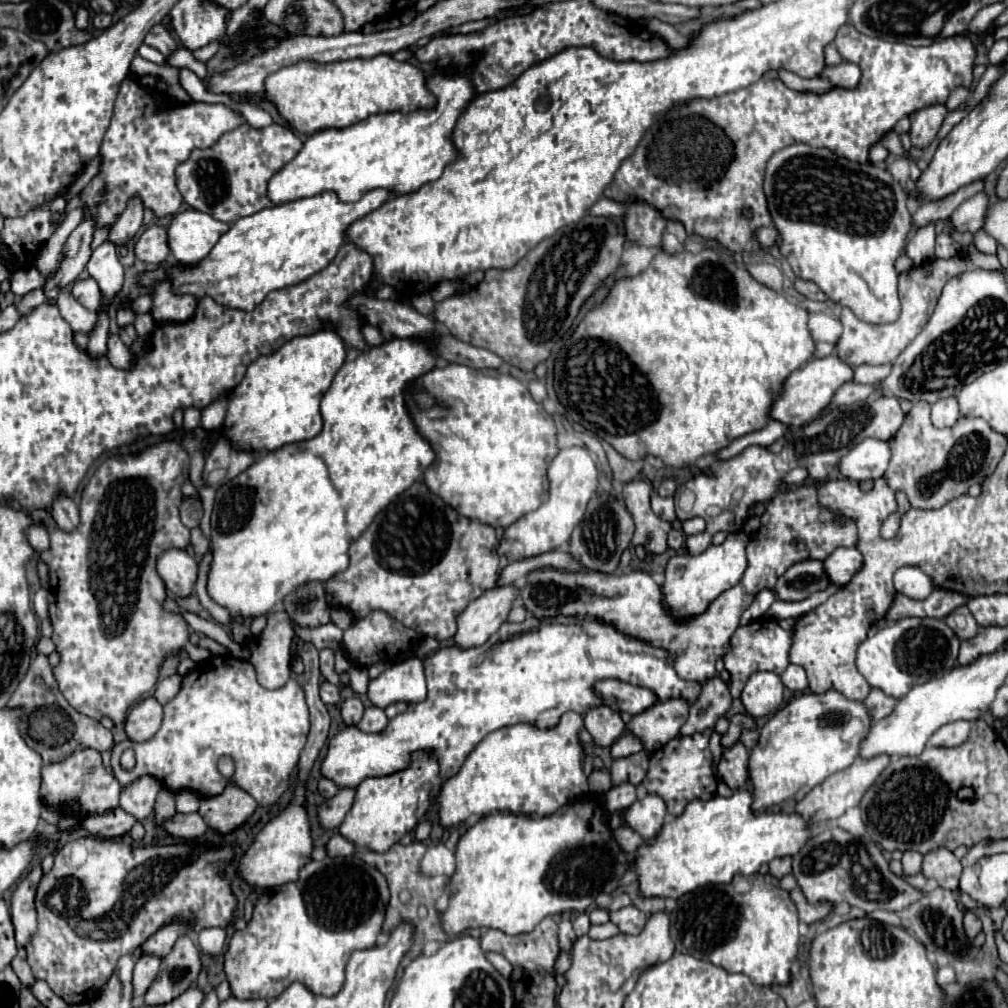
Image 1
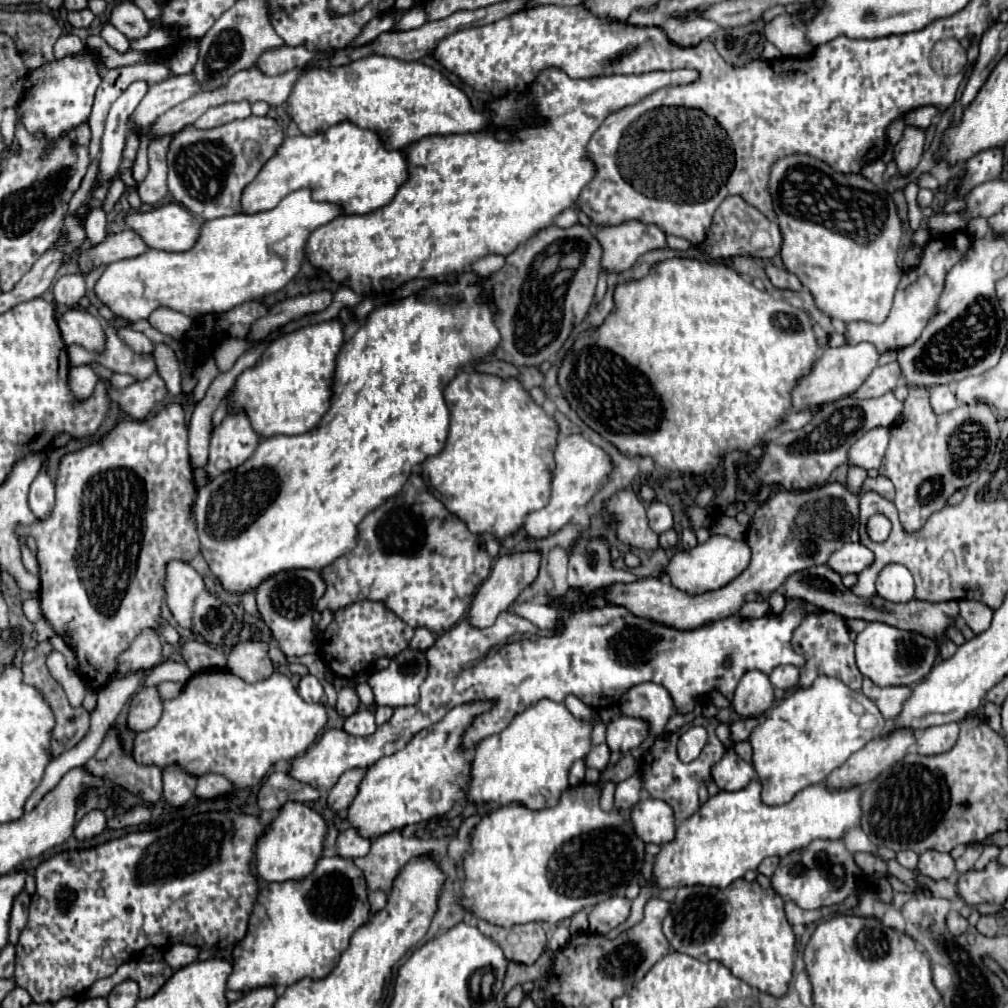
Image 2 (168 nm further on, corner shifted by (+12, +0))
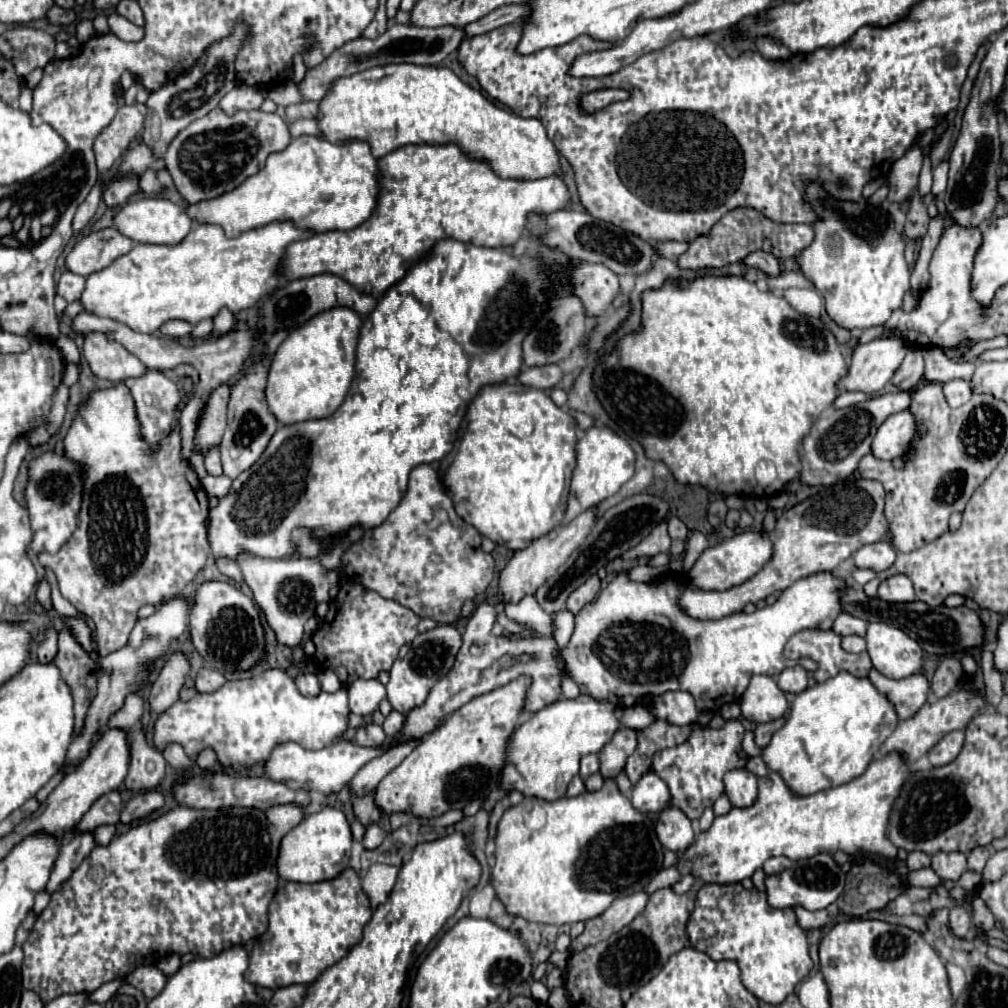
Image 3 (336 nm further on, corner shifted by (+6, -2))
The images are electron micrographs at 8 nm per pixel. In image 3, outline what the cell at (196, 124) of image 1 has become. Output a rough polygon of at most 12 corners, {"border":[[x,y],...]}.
{"border":[[235,86],[219,108],[233,116],[241,110],[259,110],[259,88]]}

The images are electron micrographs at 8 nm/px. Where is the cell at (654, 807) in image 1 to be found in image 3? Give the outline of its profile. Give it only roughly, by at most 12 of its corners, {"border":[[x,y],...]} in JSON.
{"border":[[675,806],[657,814],[659,842],[677,854],[695,840],[689,818]]}

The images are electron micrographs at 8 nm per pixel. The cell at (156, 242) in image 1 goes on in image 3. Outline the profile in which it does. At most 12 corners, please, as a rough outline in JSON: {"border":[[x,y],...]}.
{"border":[[117,228],[91,232],[67,256],[73,274],[91,276],[135,242]]}

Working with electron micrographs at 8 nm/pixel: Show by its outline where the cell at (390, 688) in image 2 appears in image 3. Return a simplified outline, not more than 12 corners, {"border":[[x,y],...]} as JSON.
{"border":[[455,626],[417,634],[393,662],[387,700],[407,714],[425,702],[461,646]]}

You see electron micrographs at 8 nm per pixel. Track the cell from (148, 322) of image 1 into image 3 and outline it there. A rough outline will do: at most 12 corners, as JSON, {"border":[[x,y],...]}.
{"border":[[291,220],[199,224],[87,278],[87,312],[143,334],[279,288]]}

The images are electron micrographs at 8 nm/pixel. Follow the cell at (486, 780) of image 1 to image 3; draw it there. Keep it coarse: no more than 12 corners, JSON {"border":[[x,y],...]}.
{"border":[[585,694],[511,734],[501,788],[563,798],[621,710]]}

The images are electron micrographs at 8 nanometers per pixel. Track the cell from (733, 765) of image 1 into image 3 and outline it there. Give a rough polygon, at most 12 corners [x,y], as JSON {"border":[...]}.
{"border":[[745,768],[723,778],[733,806],[751,806],[757,798],[757,776]]}

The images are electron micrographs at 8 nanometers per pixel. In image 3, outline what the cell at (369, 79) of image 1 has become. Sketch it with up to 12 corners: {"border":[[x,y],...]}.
{"border":[[449,68],[337,78],[319,130],[453,144],[501,178],[561,172],[535,118],[497,108]]}

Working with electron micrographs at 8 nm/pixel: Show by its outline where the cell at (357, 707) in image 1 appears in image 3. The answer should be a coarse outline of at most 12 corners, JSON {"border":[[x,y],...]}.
{"border":[[377,680],[347,686],[349,710],[369,716],[385,698]]}

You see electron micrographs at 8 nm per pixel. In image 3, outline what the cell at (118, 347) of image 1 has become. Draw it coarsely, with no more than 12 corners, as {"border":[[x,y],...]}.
{"border":[[123,382],[65,436],[73,536],[39,562],[99,656],[209,558],[179,420],[157,448]]}

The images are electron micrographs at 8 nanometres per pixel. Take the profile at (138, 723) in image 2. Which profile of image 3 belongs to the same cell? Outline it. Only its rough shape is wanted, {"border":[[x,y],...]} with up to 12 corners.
{"border":[[173,654],[149,690],[151,712],[179,700],[189,664]]}

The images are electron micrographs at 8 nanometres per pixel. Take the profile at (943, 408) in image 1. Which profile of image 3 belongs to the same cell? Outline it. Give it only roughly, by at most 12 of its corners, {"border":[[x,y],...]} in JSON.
{"border":[[965,380],[943,384],[943,394],[951,408],[959,408],[971,398]]}

